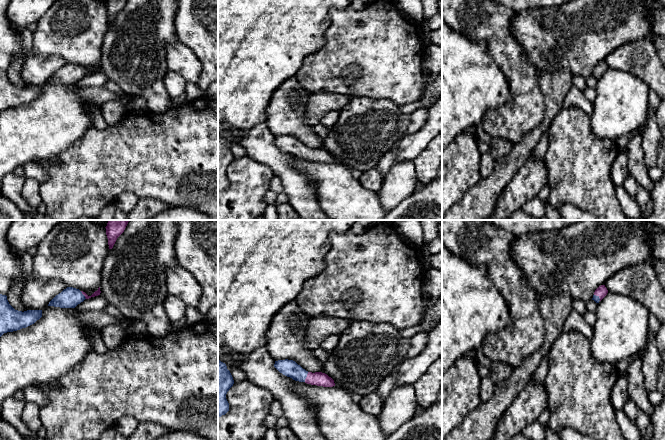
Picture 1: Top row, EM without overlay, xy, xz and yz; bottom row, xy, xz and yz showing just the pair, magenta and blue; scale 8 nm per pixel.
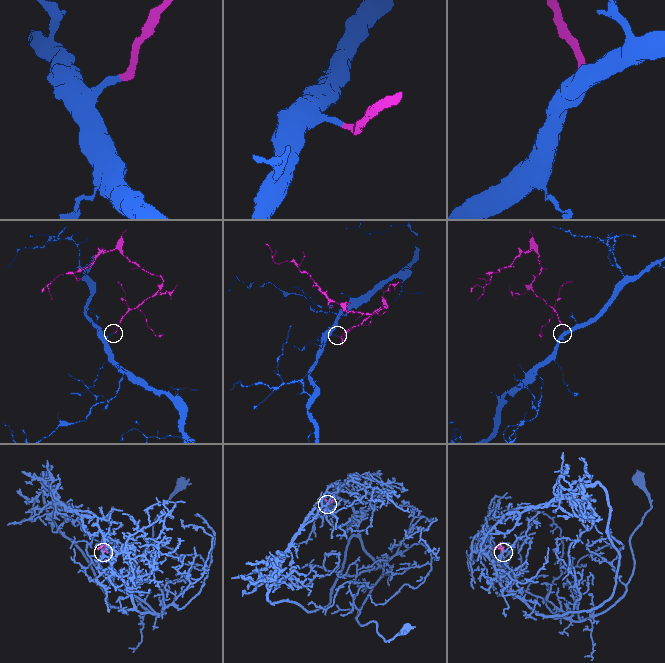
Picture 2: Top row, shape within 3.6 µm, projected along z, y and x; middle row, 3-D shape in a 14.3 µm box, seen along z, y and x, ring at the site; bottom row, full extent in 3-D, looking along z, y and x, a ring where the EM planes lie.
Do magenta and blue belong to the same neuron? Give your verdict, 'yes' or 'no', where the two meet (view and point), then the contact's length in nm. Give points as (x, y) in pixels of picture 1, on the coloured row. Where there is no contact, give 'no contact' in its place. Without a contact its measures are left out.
yes; meets magenta in xz at (306, 377); contact 90 nm long

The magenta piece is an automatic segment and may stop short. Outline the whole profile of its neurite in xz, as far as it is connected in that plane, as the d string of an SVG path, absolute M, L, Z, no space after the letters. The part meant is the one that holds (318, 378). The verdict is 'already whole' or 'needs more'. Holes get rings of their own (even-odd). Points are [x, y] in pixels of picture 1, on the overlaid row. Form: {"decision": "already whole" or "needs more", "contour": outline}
{"decision": "needs more", "contour": "M285 359L275 361L274 367L280 373L295 381L323 387L335 386L334 380L327 374L322 372L308 372L293 360Z"}

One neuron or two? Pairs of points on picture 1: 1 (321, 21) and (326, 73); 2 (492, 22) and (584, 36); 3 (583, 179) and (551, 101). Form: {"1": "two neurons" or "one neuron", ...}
{"1": "two neurons", "2": "two neurons", "3": "two neurons"}

